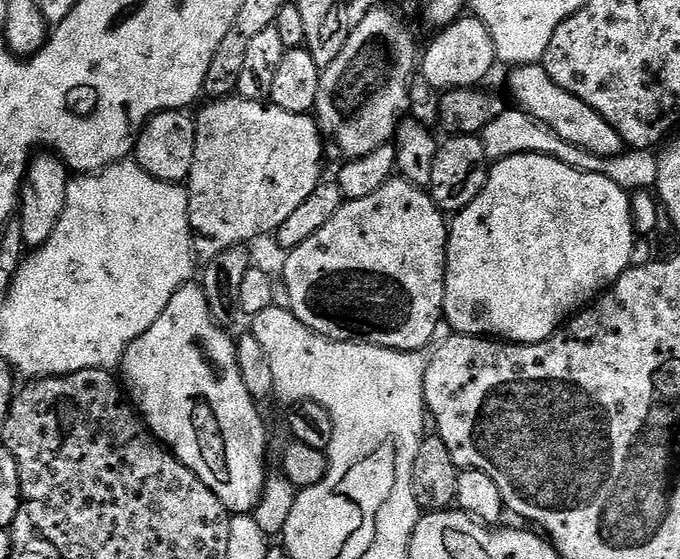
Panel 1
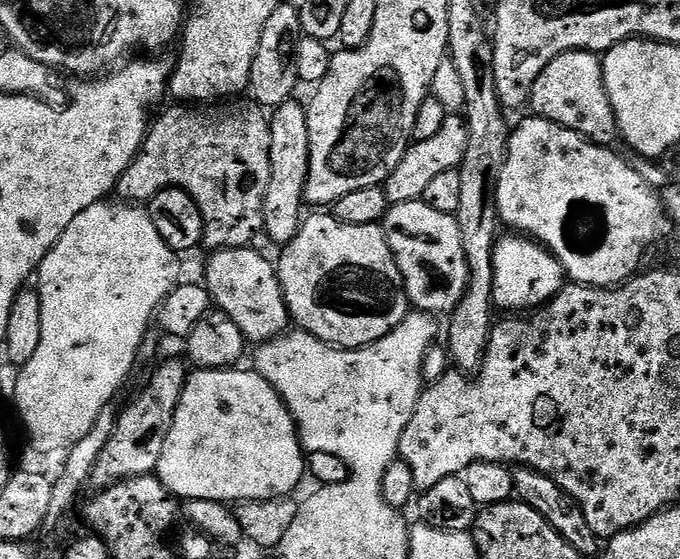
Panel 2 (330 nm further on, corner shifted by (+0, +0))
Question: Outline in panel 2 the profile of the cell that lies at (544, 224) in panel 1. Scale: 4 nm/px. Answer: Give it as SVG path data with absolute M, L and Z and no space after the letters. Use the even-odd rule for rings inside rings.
M523 234L508 235L496 242L492 302L497 309L509 308L509 313L520 314L547 304L553 296L560 293L566 277L564 268L544 245Z

